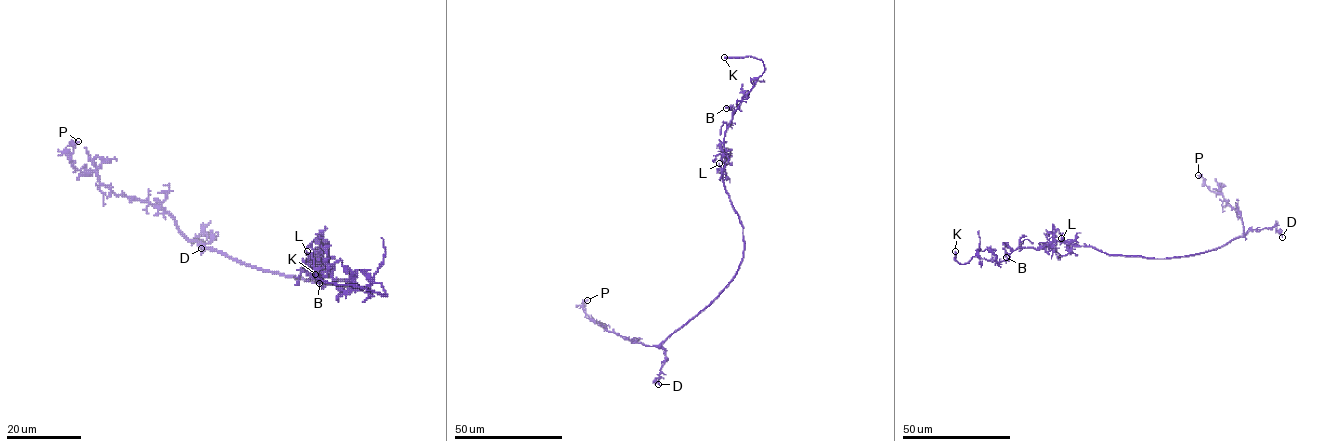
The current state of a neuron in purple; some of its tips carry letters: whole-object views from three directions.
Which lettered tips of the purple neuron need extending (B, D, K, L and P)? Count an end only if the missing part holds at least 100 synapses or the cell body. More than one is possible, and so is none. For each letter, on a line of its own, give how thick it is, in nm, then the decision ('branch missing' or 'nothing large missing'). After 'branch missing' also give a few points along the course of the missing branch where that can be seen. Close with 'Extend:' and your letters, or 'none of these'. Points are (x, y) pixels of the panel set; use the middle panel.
B: 200 nm thick; nothing large missing
D: 150 nm thick; nothing large missing
K: 200 nm thick; branch missing; missing branch runs (724, 57), (709, 52), (679, 54), (673, 59)
L: 120 nm thick; nothing large missing
P: 130 nm thick; nothing large missing
Extend: K

